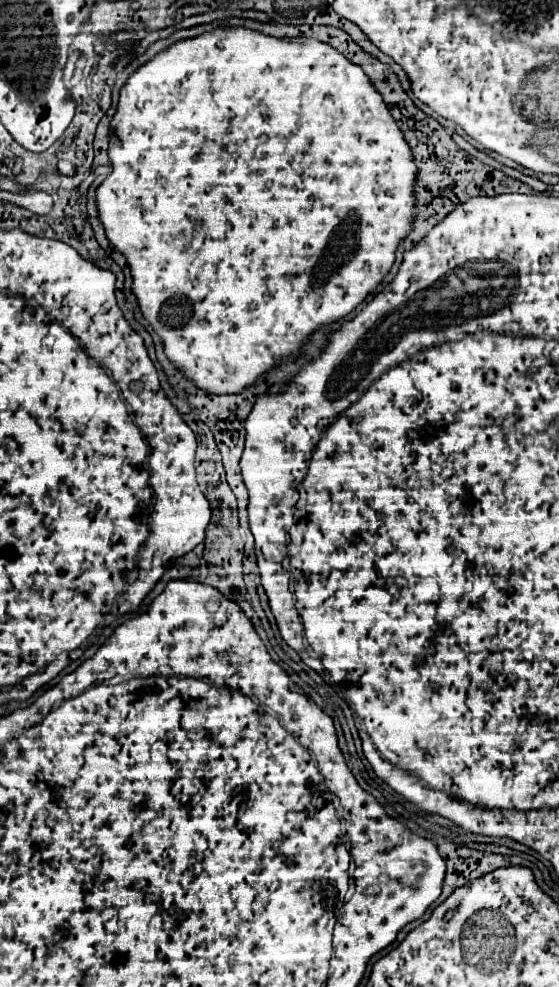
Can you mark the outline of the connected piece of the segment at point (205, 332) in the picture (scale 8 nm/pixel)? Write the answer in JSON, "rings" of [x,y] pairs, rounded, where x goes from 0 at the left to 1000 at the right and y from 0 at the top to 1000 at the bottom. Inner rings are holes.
{"rings":[[[390,26],[379,32],[311,43],[308,47],[301,47],[297,51],[290,51],[275,59],[268,59],[261,65],[254,65],[247,71],[240,71],[233,75],[229,83],[218,87],[211,109],[208,109],[200,122],[197,122],[193,160],[197,160],[197,166],[200,166],[200,174],[172,190],[172,211],[175,211],[175,221],[179,221],[179,225],[182,225],[186,233],[190,233],[190,241],[200,245],[200,249],[211,255],[218,255],[225,259],[225,265],[229,265],[233,276],[236,276],[236,298],[247,304],[254,320],[272,328],[275,336],[286,340],[286,344],[293,349],[297,363],[329,379],[329,383],[343,385],[369,399],[429,399],[433,395],[454,391],[458,385],[469,379],[476,379],[490,371],[497,371],[501,365],[508,365],[508,363],[530,365],[540,359],[551,342],[569,332],[587,330],[587,328],[623,320],[683,286],[683,282],[698,276],[698,272],[705,267],[708,251],[733,237],[733,233],[741,229],[741,223],[744,223],[744,193],[741,190],[744,190],[744,184],[748,184],[748,168],[744,168],[744,162],[741,162],[733,146],[723,142],[723,136],[712,130],[705,118],[698,116],[683,95],[665,87],[665,83],[651,75],[651,71],[644,67],[637,67],[633,63],[626,63],[623,59],[615,59],[612,53],[605,53],[601,49],[594,49],[583,43],[572,43],[565,39],[544,39],[544,36],[540,39],[494,39],[494,36],[479,36],[479,34],[469,34],[469,32],[436,28],[436,26],[422,26],[422,28]]]}

